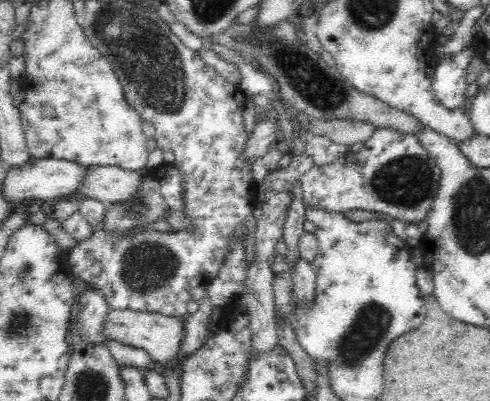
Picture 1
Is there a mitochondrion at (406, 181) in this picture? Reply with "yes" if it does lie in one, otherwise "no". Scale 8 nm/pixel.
yes

